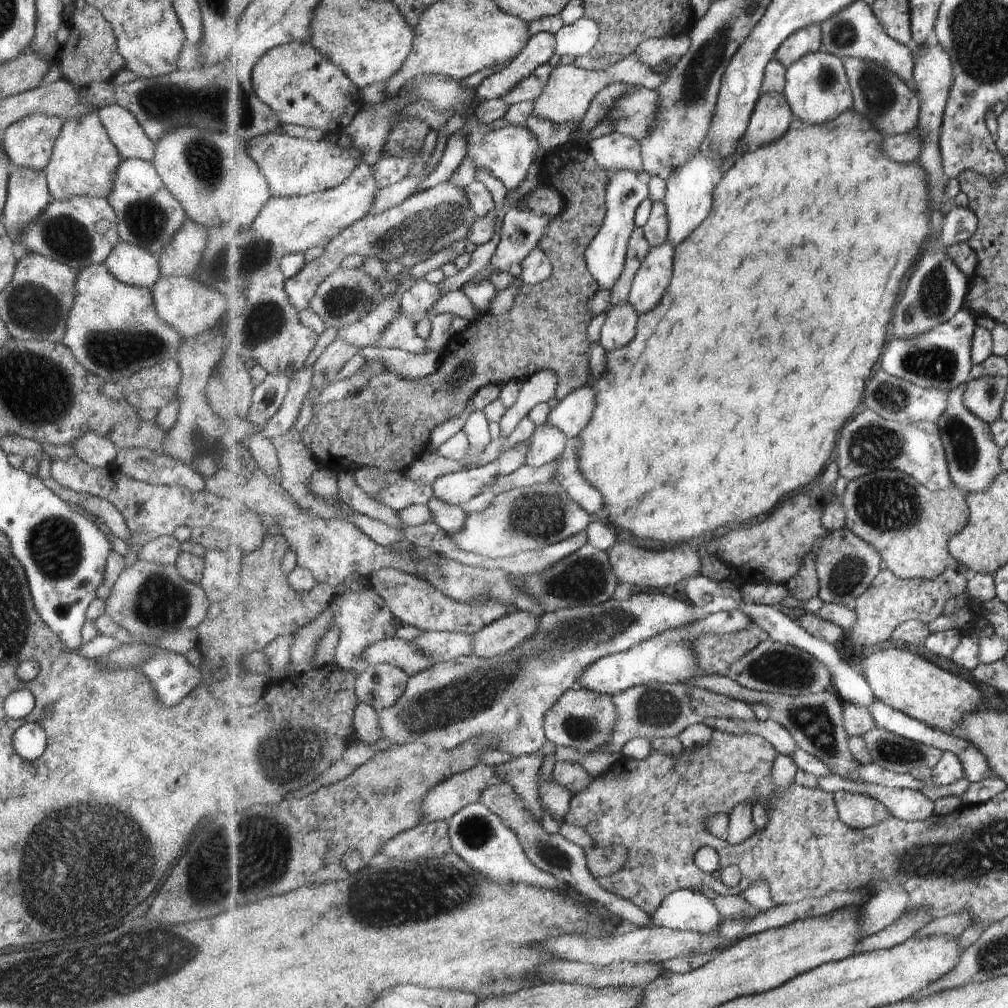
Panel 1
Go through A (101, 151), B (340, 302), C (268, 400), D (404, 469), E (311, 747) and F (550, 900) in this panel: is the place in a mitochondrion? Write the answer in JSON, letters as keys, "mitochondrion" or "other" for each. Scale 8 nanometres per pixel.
{"A":"other","B":"mitochondrion","C":"other","D":"other","E":"mitochondrion","F":"other"}

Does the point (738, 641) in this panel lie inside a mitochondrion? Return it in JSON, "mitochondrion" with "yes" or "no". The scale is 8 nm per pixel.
{"mitochondrion":"yes"}

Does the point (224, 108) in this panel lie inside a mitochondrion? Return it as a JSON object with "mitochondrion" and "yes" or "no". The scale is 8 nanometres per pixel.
{"mitochondrion":"yes"}

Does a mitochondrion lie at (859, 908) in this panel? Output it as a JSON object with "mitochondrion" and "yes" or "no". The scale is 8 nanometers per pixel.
{"mitochondrion":"no"}

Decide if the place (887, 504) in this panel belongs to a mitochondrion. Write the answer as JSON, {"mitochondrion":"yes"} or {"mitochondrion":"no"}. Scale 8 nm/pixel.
{"mitochondrion":"yes"}

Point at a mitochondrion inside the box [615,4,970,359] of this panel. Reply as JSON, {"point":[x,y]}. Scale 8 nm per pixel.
{"point":[930,301]}

